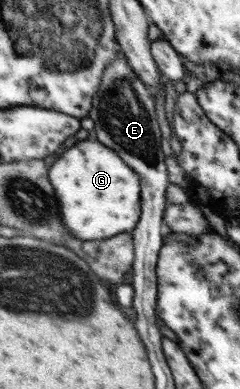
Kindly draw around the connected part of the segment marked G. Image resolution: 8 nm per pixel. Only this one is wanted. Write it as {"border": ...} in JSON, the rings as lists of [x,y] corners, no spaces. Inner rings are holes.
{"border":[[[84,139],[77,140],[78,144],[72,146],[62,154],[60,160],[52,164],[50,180],[56,182],[56,195],[60,198],[60,214],[64,220],[64,226],[76,238],[84,241],[96,241],[112,238],[118,234],[132,233],[138,224],[141,215],[142,189],[140,189],[140,177],[121,158],[104,143],[98,140],[90,142]]]}

